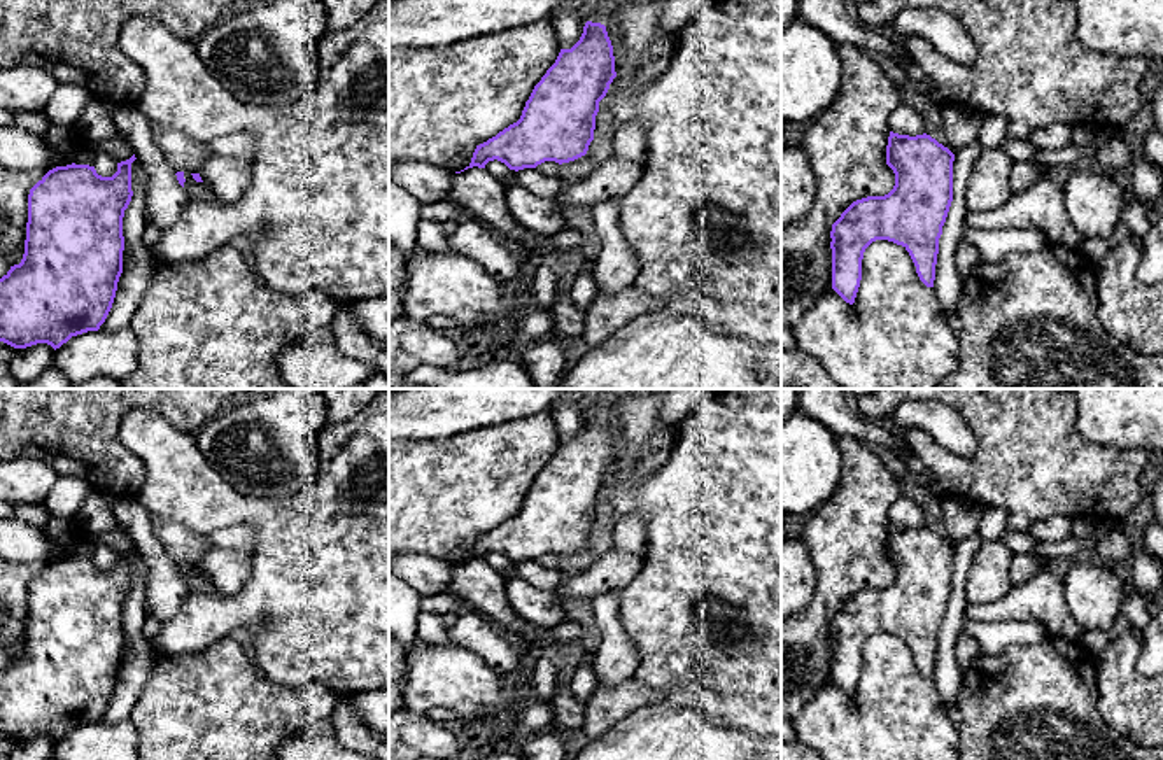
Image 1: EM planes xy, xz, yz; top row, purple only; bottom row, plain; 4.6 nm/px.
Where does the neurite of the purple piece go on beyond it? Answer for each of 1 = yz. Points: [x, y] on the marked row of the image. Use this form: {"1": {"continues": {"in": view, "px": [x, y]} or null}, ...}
{"1": {"continues": null}}

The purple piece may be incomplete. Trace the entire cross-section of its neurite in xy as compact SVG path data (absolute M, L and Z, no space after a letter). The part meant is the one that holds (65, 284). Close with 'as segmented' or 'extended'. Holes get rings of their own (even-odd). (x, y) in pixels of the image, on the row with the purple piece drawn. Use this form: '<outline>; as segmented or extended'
M133 154L117 163L112 177L98 175L89 165L56 166L30 189L25 254L21 263L11 266L0 278L0 341L14 348L47 343L56 350L72 336L98 331L105 322L123 273L123 217L133 196L131 163L135 159Z; as segmented

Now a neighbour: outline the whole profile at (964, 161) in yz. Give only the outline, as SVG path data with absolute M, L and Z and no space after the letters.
M974 140L962 151L955 152L953 161L953 201L939 238L939 254L935 264L934 291L941 308L948 315L955 315L960 306L963 278L956 268L956 247L965 228L969 212L965 189L970 172L984 149Z

